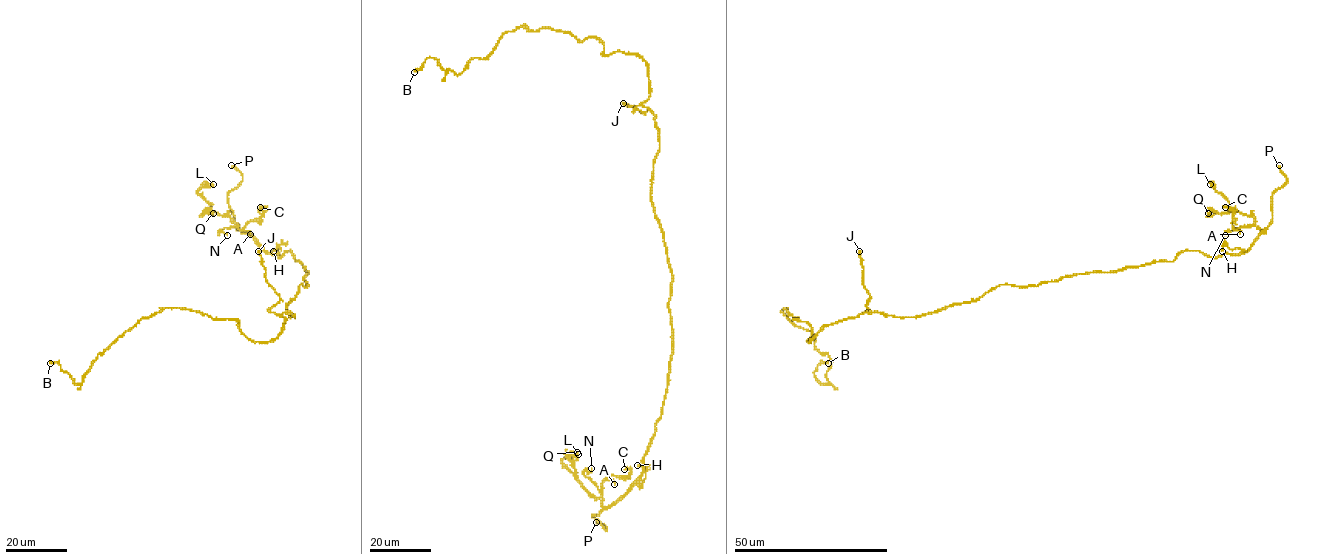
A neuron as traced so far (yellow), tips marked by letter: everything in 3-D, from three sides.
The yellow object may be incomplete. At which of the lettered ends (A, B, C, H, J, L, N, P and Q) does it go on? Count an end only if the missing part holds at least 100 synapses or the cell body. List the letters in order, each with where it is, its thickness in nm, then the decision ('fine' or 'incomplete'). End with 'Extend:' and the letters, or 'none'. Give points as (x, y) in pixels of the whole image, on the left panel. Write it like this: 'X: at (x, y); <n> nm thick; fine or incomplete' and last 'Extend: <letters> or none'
A: at (250, 234); 90 nm thick; fine
B: at (50, 363); 420 nm thick; fine
C: at (260, 207); 170 nm thick; fine
H: at (273, 251); 120 nm thick; fine
J: at (258, 251); 220 nm thick; incomplete
L: at (213, 184); 100 nm thick; fine
N: at (227, 235); 180 nm thick; fine
P: at (231, 165); 220 nm thick; incomplete
Q: at (213, 213); 160 nm thick; fine
Extend: J, P

